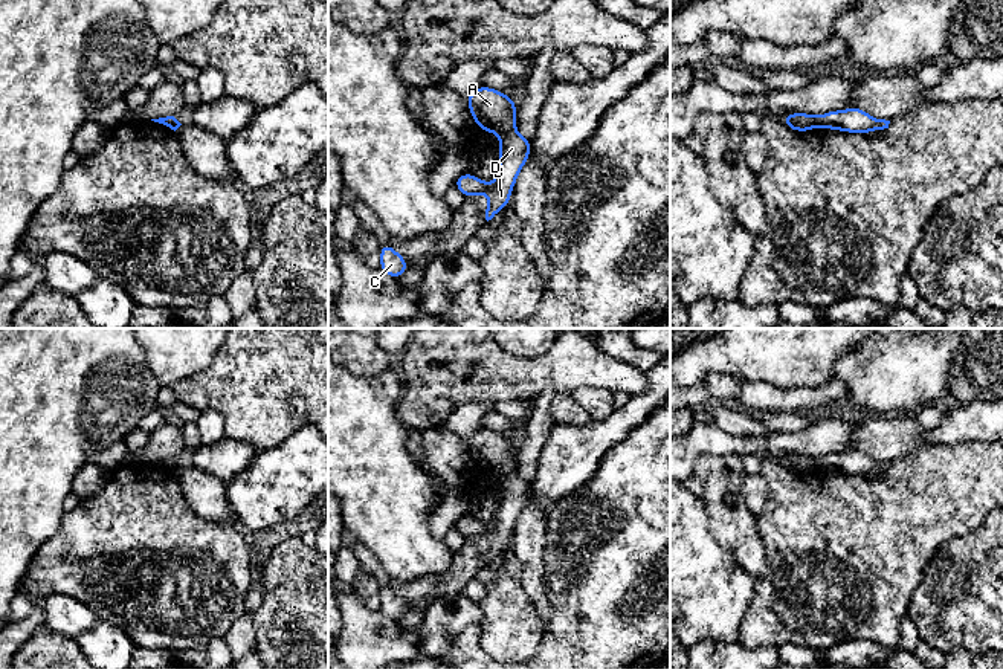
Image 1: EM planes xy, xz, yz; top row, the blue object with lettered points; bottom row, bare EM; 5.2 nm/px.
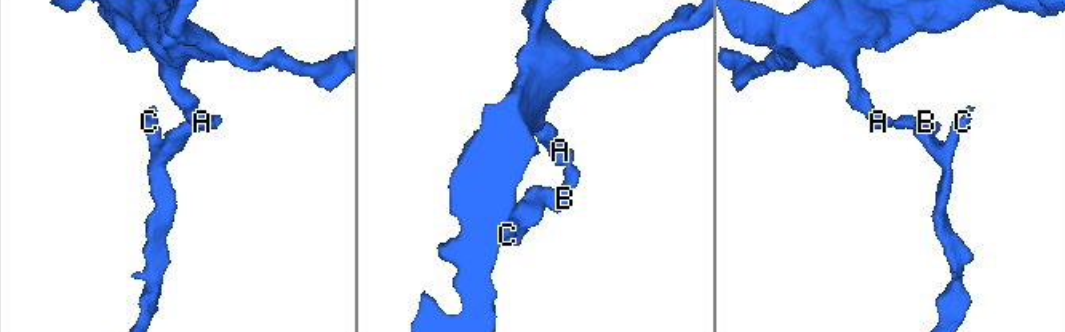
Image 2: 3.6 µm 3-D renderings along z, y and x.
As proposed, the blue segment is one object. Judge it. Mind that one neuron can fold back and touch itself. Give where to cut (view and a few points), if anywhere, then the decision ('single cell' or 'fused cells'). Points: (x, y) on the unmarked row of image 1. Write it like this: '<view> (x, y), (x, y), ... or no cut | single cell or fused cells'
xz (513, 472), (501, 477) | fused cells

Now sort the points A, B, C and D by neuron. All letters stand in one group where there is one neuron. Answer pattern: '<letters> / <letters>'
A / B C D

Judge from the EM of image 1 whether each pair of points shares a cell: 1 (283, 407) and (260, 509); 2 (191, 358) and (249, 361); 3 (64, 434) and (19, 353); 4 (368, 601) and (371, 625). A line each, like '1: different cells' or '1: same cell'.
1: different cells
2: different cells
3: same cell
4: different cells

